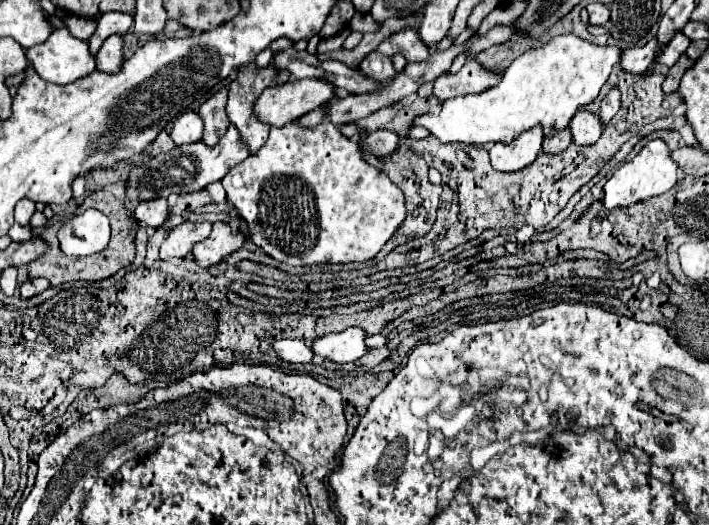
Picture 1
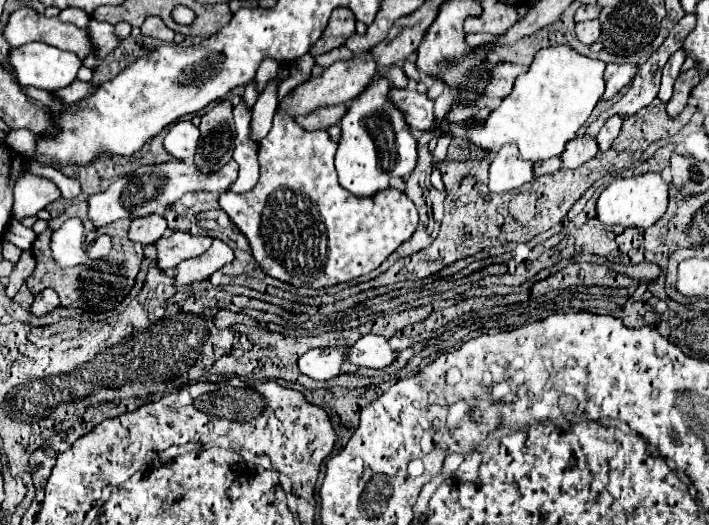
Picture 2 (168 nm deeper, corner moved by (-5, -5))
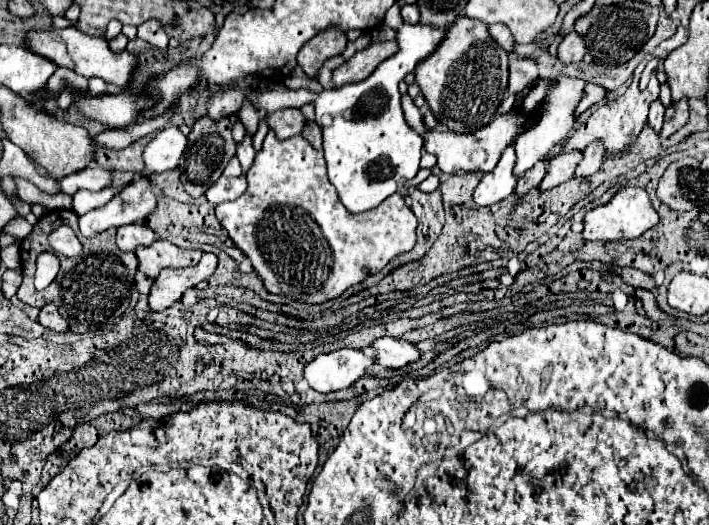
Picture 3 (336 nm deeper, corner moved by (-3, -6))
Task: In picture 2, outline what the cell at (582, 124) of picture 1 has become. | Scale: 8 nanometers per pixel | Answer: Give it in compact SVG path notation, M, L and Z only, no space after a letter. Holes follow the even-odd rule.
M588 135L574 137L570 143L566 143L566 149L562 153L562 169L576 169L582 163L590 161L592 157L596 157L596 153L598 153L598 147L594 137L588 137Z

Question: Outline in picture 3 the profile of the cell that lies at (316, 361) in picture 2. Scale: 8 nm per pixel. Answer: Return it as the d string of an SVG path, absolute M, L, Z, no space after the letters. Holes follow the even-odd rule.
M344 348L330 354L320 354L306 366L306 380L316 392L328 394L350 388L362 376L368 376L374 366L374 356L362 350Z

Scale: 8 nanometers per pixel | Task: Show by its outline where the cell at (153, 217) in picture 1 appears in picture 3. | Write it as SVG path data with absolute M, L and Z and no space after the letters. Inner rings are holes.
M130 224L116 230L116 246L124 252L136 250L138 246L150 246L154 240L154 232L144 224Z

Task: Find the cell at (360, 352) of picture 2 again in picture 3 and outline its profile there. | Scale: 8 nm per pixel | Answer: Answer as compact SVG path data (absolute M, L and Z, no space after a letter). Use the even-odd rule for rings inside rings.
M378 338L372 346L376 350L376 362L384 368L402 368L406 364L418 362L420 358L416 344L402 338Z

